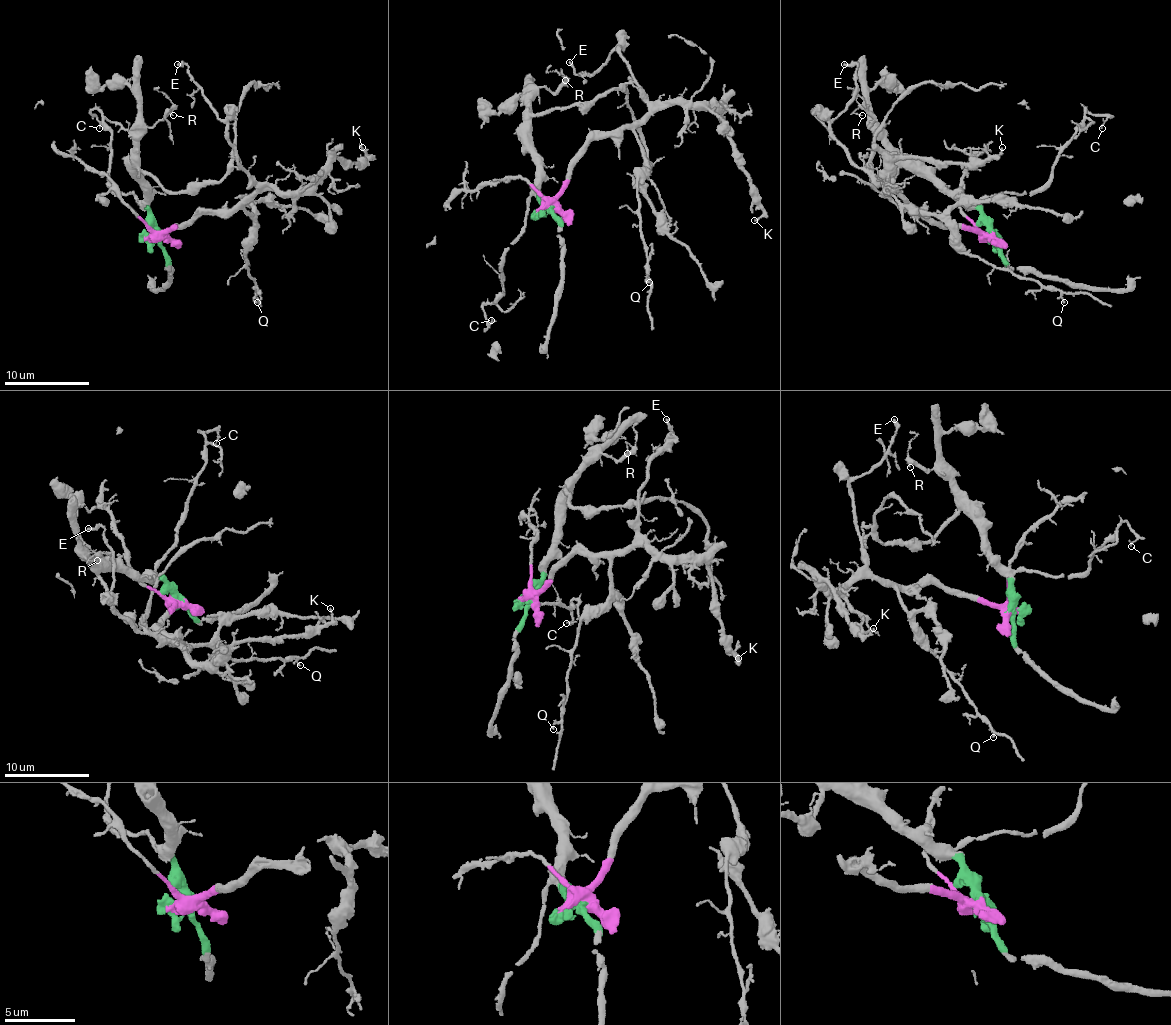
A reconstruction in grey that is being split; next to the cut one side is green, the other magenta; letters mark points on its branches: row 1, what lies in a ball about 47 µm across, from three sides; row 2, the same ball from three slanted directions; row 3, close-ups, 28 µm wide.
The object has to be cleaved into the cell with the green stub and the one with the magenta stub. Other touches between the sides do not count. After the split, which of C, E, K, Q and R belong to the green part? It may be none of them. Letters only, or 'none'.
C, R

